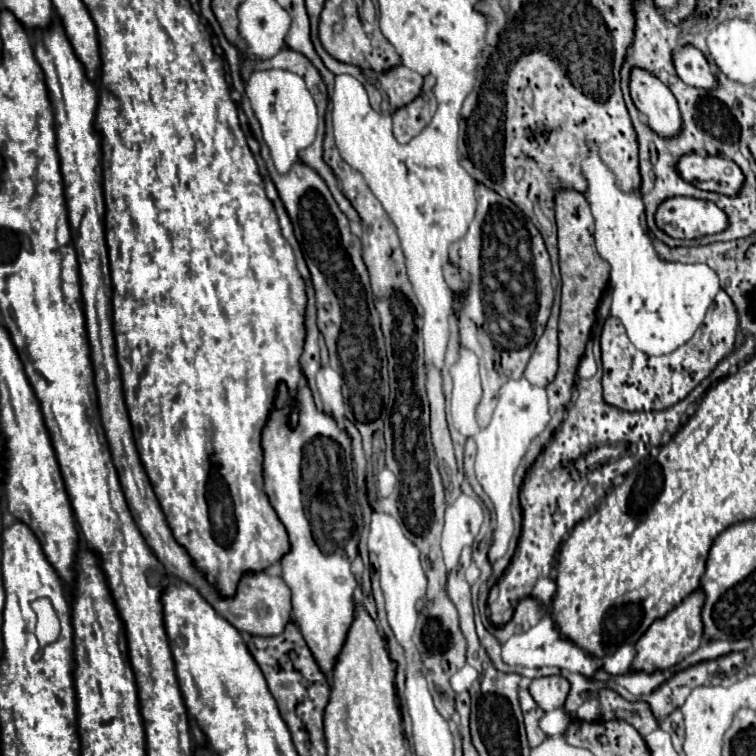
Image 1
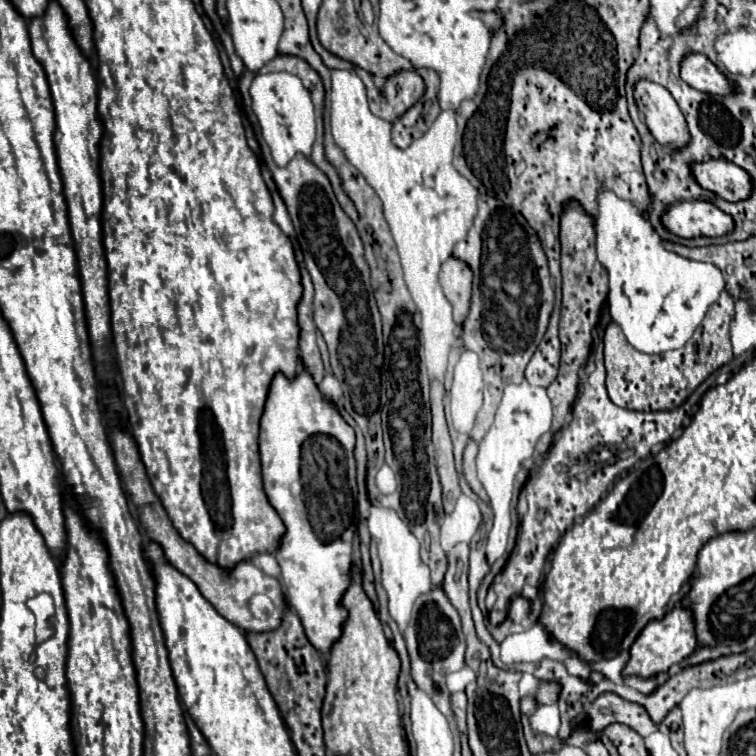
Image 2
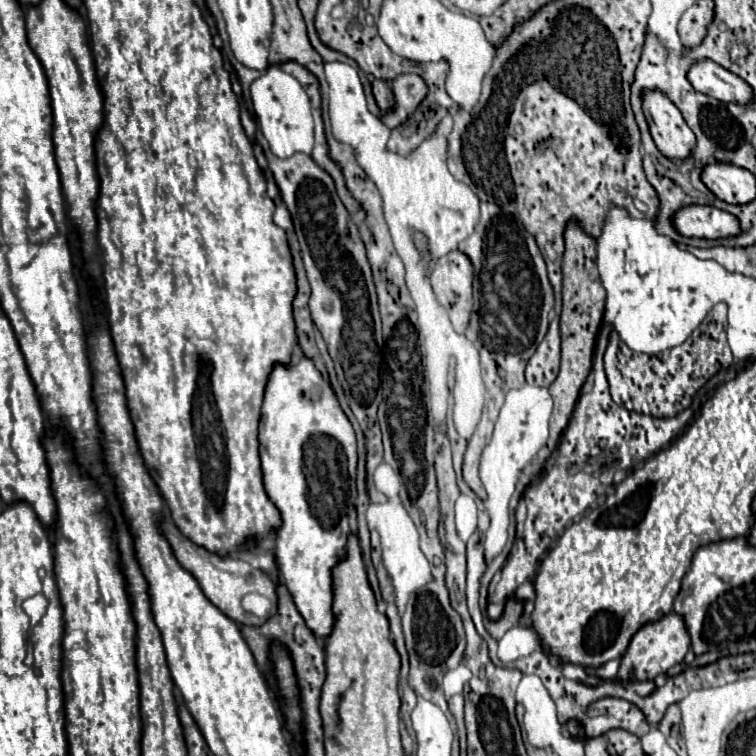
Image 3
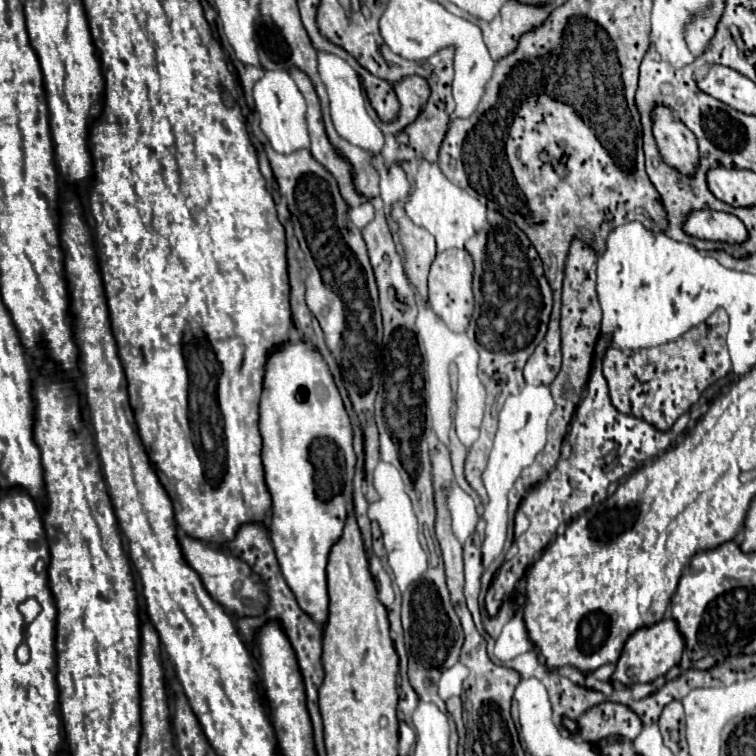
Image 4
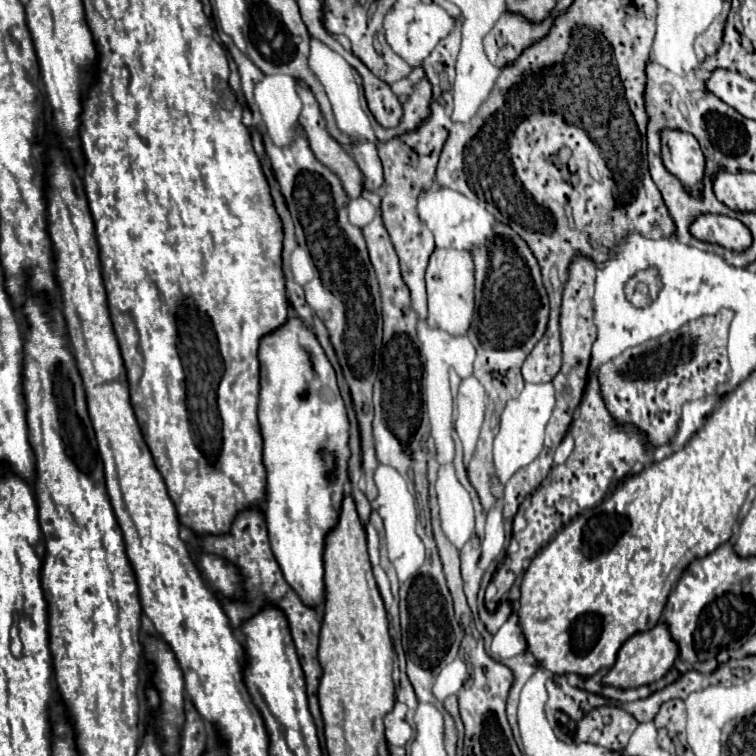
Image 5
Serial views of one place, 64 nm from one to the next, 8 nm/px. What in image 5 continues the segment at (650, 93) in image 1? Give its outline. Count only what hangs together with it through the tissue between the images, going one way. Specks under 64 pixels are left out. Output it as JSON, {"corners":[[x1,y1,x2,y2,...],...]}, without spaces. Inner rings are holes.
{"corners":[[666,128,660,132,662,162,682,180,692,196,700,196,700,180,704,174,704,154,698,140,678,128]]}

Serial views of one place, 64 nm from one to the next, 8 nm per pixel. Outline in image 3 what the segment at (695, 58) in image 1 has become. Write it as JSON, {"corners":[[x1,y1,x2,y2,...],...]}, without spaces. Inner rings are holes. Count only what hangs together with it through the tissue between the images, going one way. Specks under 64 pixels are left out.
{"corners":[[708,58,694,62,690,66,686,78,694,86,694,90,708,94,722,102,744,104,752,98,752,90,748,88,748,84,742,78,724,70,722,66,718,66,716,62,712,62]]}

